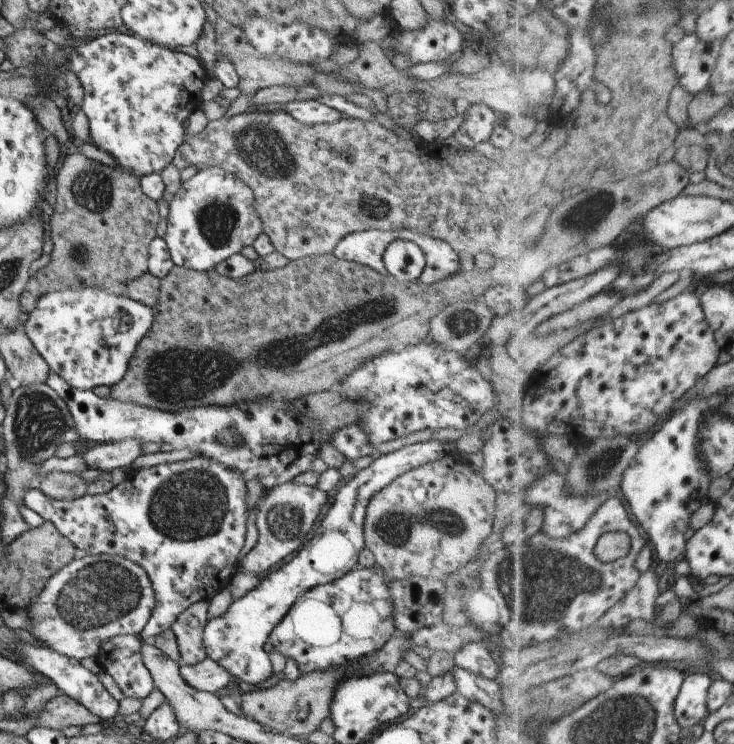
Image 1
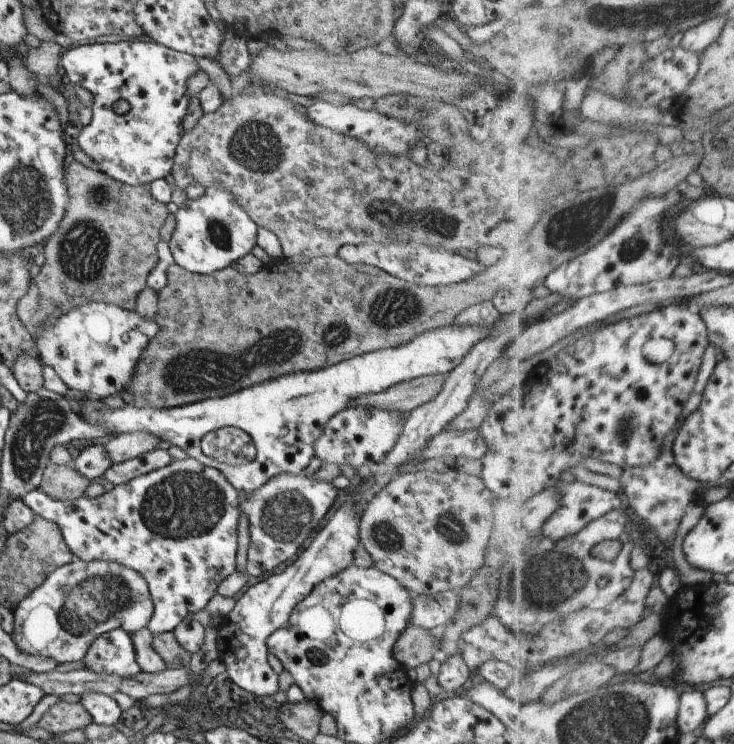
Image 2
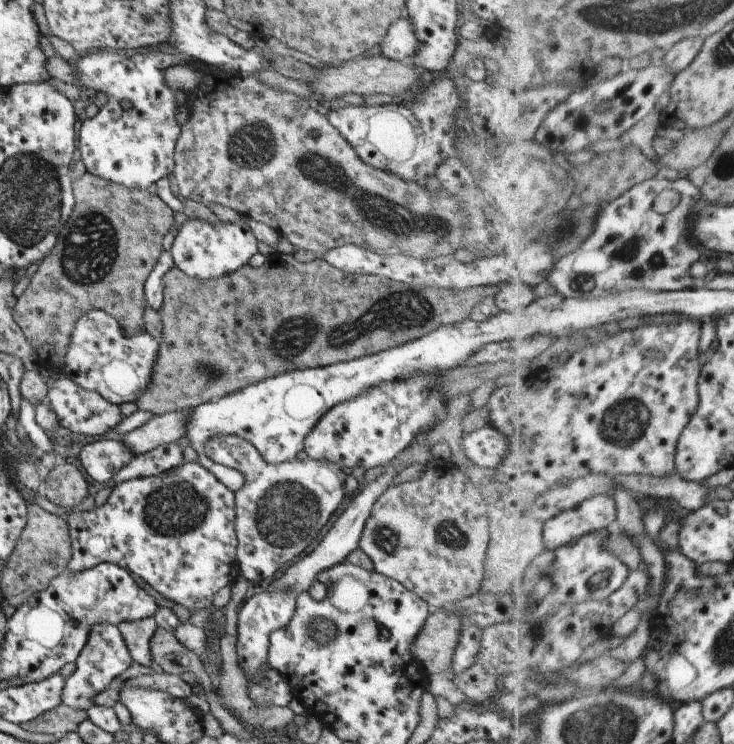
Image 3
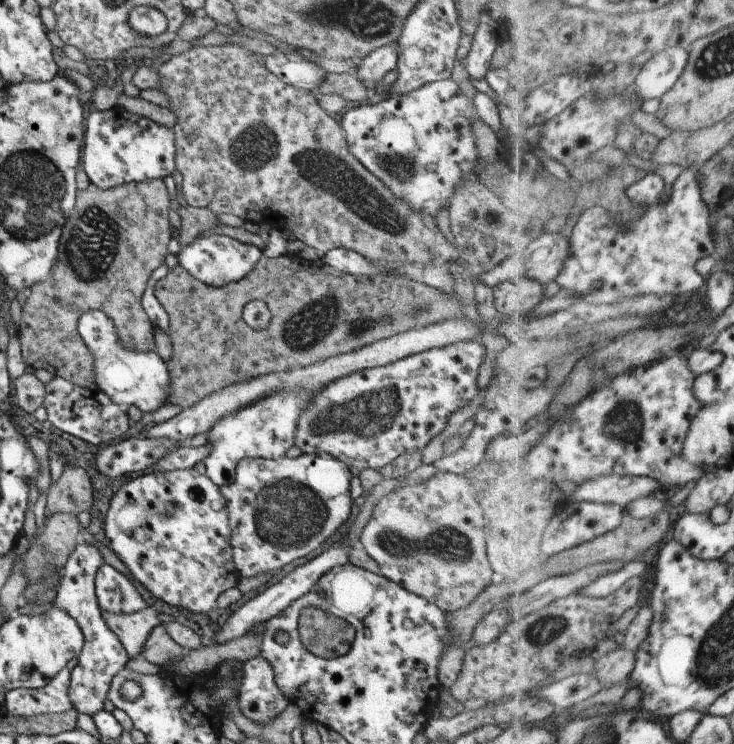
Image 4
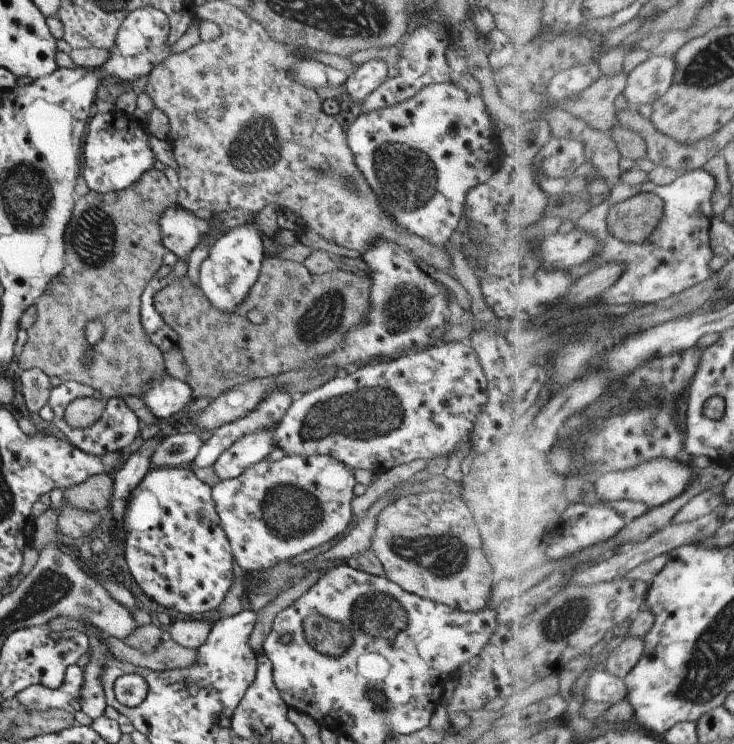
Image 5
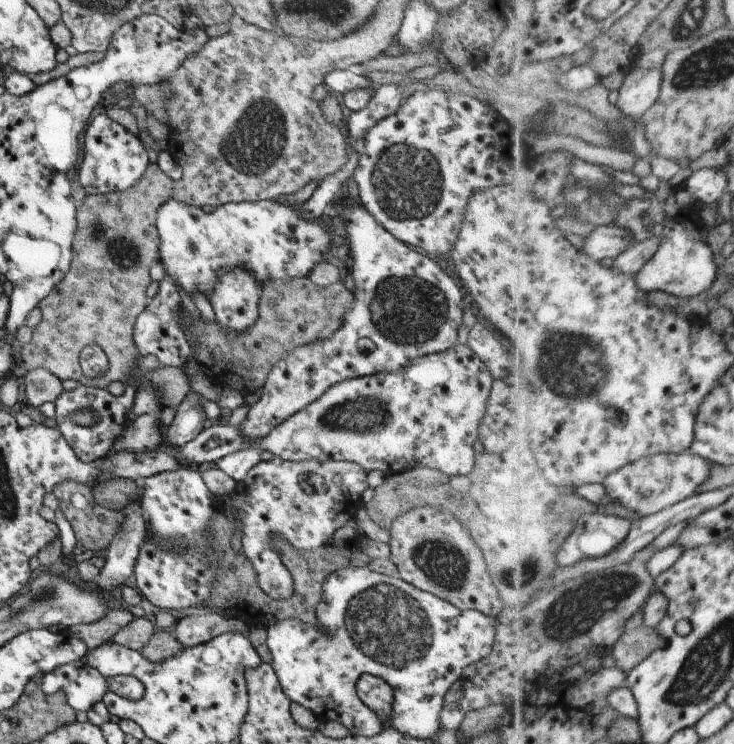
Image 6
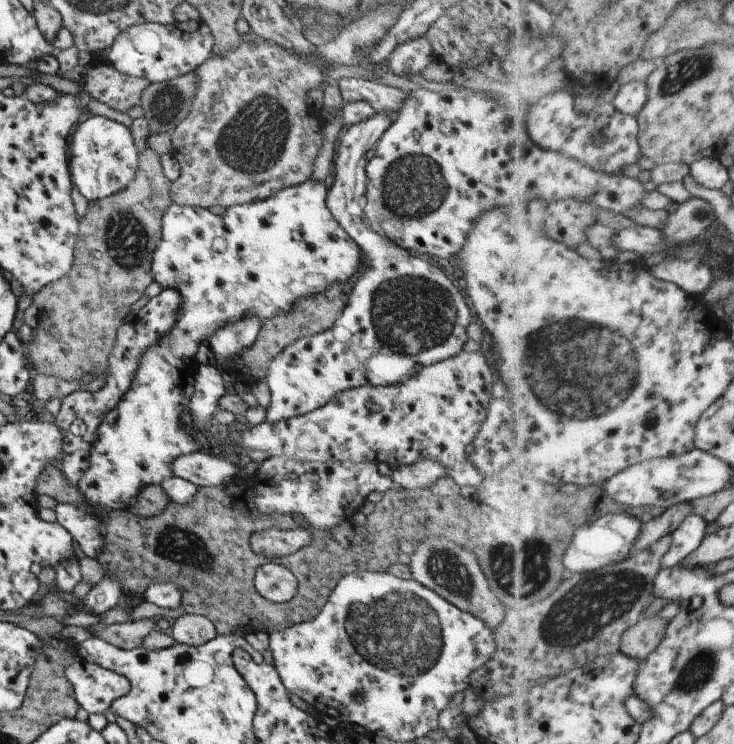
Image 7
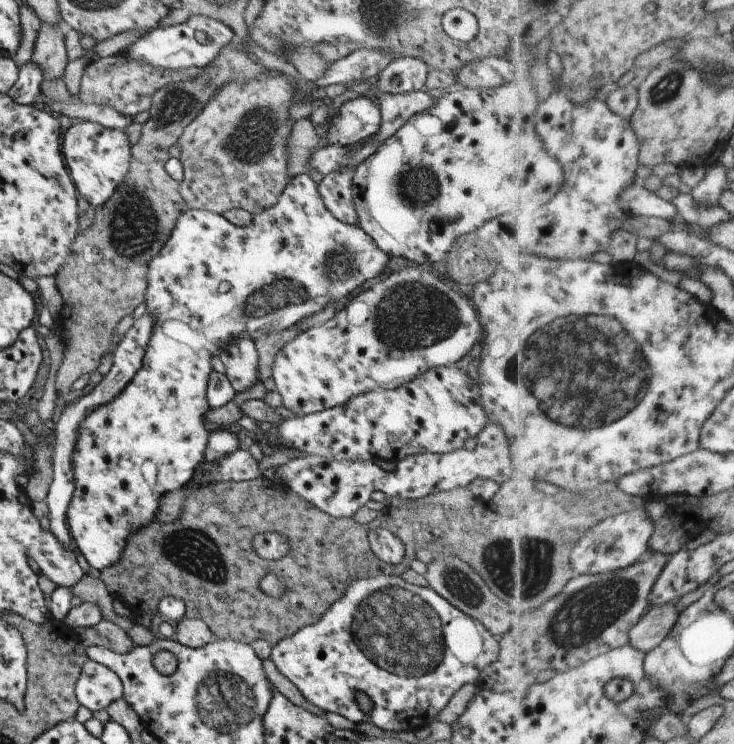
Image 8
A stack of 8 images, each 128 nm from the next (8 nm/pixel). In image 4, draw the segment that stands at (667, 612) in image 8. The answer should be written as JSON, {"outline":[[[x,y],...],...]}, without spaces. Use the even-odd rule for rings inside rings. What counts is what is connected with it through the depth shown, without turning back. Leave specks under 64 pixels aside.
{"outline":[[[622,646],[612,654],[606,654],[595,662],[595,674],[605,684],[625,683],[636,668],[636,652],[631,652]]]}

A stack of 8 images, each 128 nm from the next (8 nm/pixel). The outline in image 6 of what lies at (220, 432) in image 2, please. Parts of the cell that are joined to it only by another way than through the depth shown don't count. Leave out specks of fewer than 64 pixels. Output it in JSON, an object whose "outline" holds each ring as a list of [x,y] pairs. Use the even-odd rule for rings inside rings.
{"outline":[[[273,457],[267,462],[260,461],[258,464],[255,464],[253,468],[249,470],[249,473],[241,480],[240,482],[235,483],[233,492],[228,496],[221,496],[215,500],[218,503],[217,510],[220,510],[220,514],[227,520],[227,526],[234,528],[235,522],[239,522],[239,532],[241,532],[241,548],[240,552],[245,556],[246,560],[251,564],[251,567],[254,569],[256,574],[256,580],[261,591],[265,592],[271,599],[287,599],[292,594],[293,586],[288,583],[285,579],[285,568],[283,568],[282,563],[279,560],[279,554],[277,550],[271,546],[271,540],[274,536],[278,536],[281,540],[285,540],[289,547],[292,547],[297,551],[309,551],[312,549],[317,549],[323,547],[328,543],[333,533],[338,529],[344,526],[344,524],[352,518],[352,514],[355,509],[357,509],[361,504],[360,494],[367,488],[365,483],[365,476],[367,472],[363,471],[357,464],[349,463],[346,461],[333,461],[327,459],[325,461],[283,461],[278,457]]]}

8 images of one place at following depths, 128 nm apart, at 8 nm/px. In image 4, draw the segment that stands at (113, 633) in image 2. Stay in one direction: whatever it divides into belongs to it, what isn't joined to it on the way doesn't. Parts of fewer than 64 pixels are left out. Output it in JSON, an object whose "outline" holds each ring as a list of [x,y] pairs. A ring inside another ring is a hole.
{"outline":[[[194,469],[172,470],[165,473],[155,471],[151,474],[144,473],[143,476],[129,480],[123,484],[109,500],[109,508],[103,514],[103,531],[96,536],[102,543],[115,553],[115,556],[123,562],[129,570],[132,578],[137,580],[143,588],[150,592],[152,597],[162,600],[169,607],[181,608],[195,614],[205,614],[216,608],[216,599],[221,592],[227,588],[236,586],[239,574],[233,560],[231,560],[231,543],[229,540],[229,526],[227,526],[227,510],[225,510],[225,500],[219,492],[219,487],[215,486],[205,475],[198,474]],[[79,539],[75,550],[69,554],[69,558],[62,566],[59,588],[52,601],[52,604],[65,610],[75,620],[83,635],[83,644],[77,657],[77,664],[71,670],[67,696],[69,696],[71,706],[78,713],[87,714],[90,717],[103,708],[111,678],[128,661],[123,645],[117,640],[117,636],[105,626],[97,602],[95,602],[93,580],[100,563],[100,553],[97,548],[91,544],[85,544],[82,539]]]}

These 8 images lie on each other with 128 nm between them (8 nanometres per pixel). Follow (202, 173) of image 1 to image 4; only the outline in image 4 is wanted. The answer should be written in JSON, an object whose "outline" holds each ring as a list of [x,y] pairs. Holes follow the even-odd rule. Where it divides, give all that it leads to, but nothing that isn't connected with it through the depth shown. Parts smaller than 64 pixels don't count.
{"outline":[[[209,235],[201,238],[196,236],[191,244],[183,246],[174,257],[177,259],[178,266],[195,280],[205,286],[217,288],[247,276],[262,257],[262,251],[252,244],[241,243],[227,236]]]}

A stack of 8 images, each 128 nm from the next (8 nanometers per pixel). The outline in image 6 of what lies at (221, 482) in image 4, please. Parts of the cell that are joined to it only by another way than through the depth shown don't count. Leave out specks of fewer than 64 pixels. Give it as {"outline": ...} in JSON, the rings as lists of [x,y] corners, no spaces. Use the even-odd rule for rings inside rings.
{"outline":[[[258,445],[238,449],[217,460],[214,463],[215,468],[221,470],[233,481],[240,482],[249,473],[249,470],[260,462],[262,451]]]}

